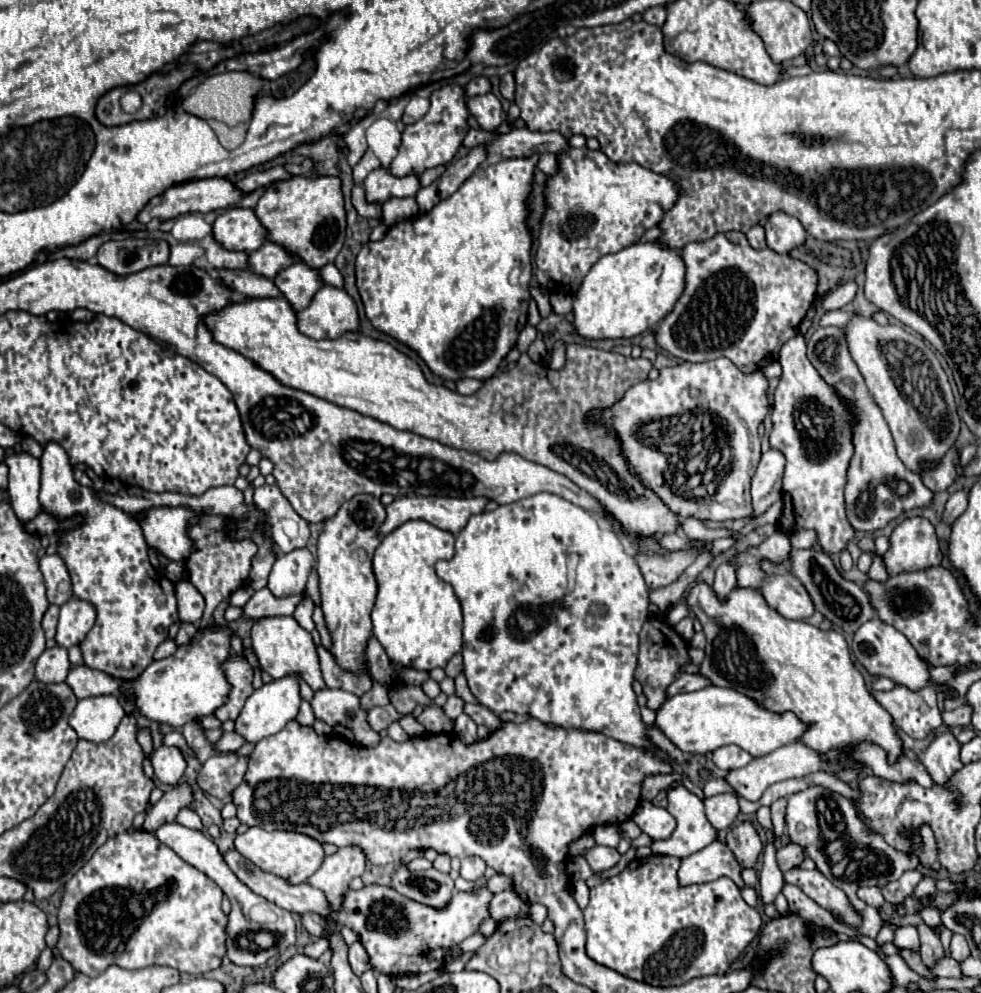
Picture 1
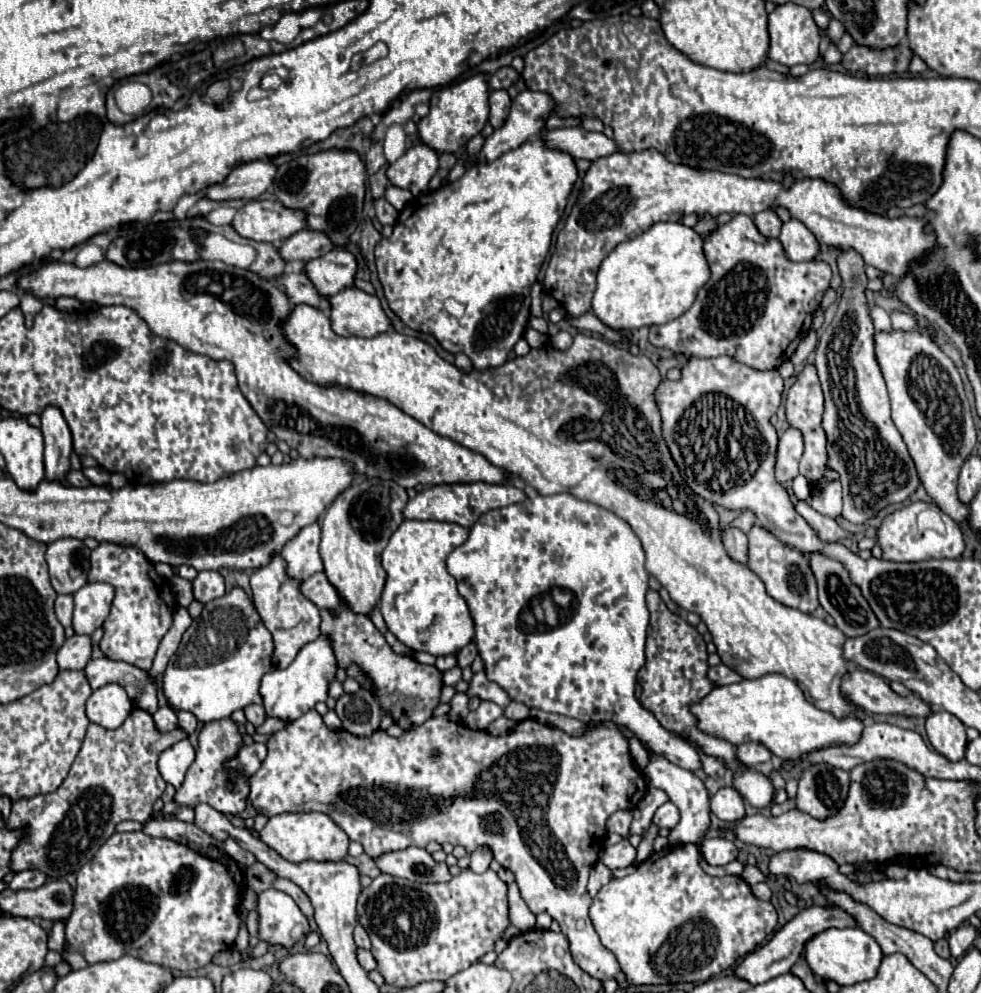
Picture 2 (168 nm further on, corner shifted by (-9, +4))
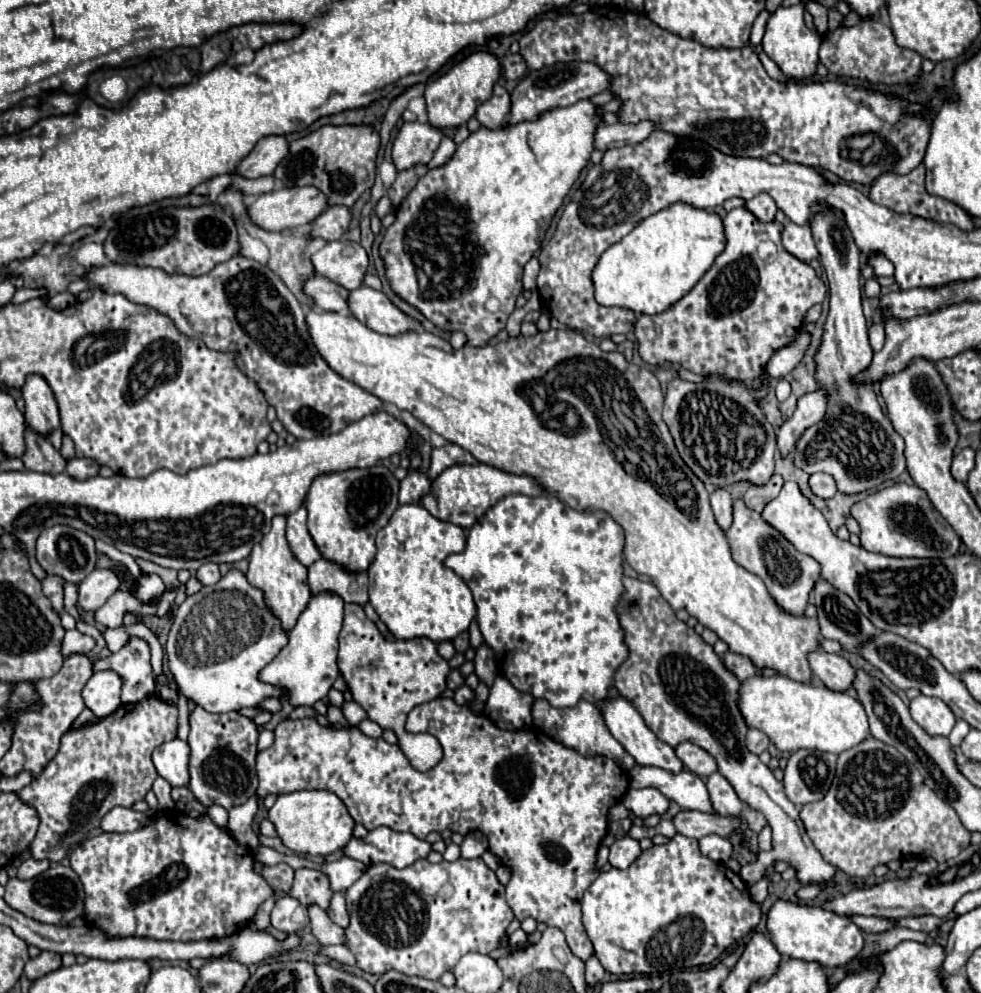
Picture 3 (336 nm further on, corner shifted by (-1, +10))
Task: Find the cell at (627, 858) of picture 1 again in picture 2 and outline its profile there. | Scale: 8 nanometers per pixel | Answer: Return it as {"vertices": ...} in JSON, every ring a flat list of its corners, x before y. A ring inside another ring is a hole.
{"vertices":[[665,802,655,810,653,816,653,824,657,824,659,828,675,828,675,824,679,822,679,810,675,808,673,802]]}

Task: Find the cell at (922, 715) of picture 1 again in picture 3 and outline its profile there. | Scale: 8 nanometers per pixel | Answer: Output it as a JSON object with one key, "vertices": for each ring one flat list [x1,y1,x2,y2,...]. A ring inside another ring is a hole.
{"vertices":[[813,652,809,654,809,664,813,674,823,682,825,688,833,692,847,692,853,688,857,670,839,654]]}

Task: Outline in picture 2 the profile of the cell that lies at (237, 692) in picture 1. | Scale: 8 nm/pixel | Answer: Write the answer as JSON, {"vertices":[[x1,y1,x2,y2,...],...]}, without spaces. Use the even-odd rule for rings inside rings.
{"vertices":[[255,704,245,708,245,716,253,726,261,726,267,720,267,714,263,712,263,706,255,706]]}

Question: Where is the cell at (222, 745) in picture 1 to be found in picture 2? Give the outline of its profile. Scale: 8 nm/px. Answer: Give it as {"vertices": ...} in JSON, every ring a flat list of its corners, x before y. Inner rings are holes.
{"vertices":[[267,718,267,720,265,720,265,724,257,728,257,732,259,732,259,734,273,734,273,732,277,732,279,728,285,728,285,726,287,726,287,722,285,722,285,720]]}

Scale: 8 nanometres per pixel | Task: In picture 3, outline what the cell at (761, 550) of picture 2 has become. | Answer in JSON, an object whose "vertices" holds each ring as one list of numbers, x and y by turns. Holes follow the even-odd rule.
{"vertices":[[741,500,735,502,733,524,731,524,731,530,727,530,725,536,729,540,733,560,739,566,743,566,745,570,757,574,765,582,765,586,767,586,769,594,773,596,773,600,785,612,801,616,805,612,805,608,807,608,809,594,811,594,815,582,821,576,819,562,815,562,807,554,797,552,789,540,785,540,773,526,763,522,759,512,749,510]]}

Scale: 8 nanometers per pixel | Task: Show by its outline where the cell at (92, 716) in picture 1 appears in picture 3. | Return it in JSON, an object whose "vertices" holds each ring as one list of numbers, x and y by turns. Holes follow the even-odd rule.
{"vertices":[[111,670,93,674,83,688,85,706,97,718,111,716,121,704,119,696,121,696,121,678]]}

